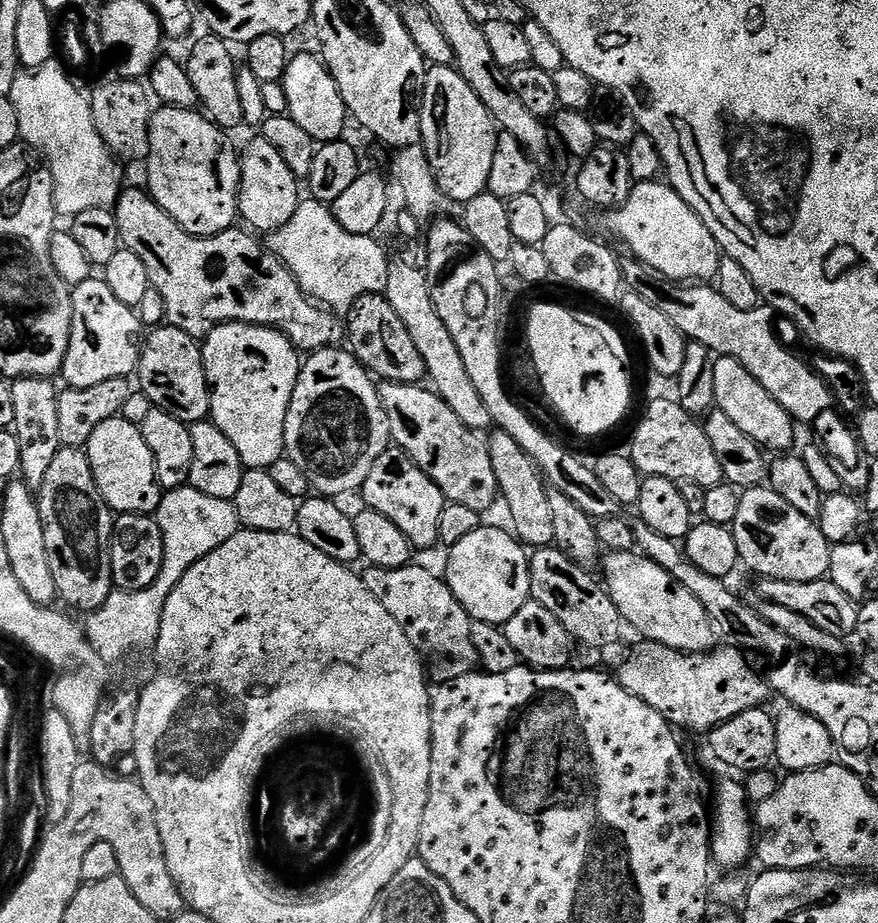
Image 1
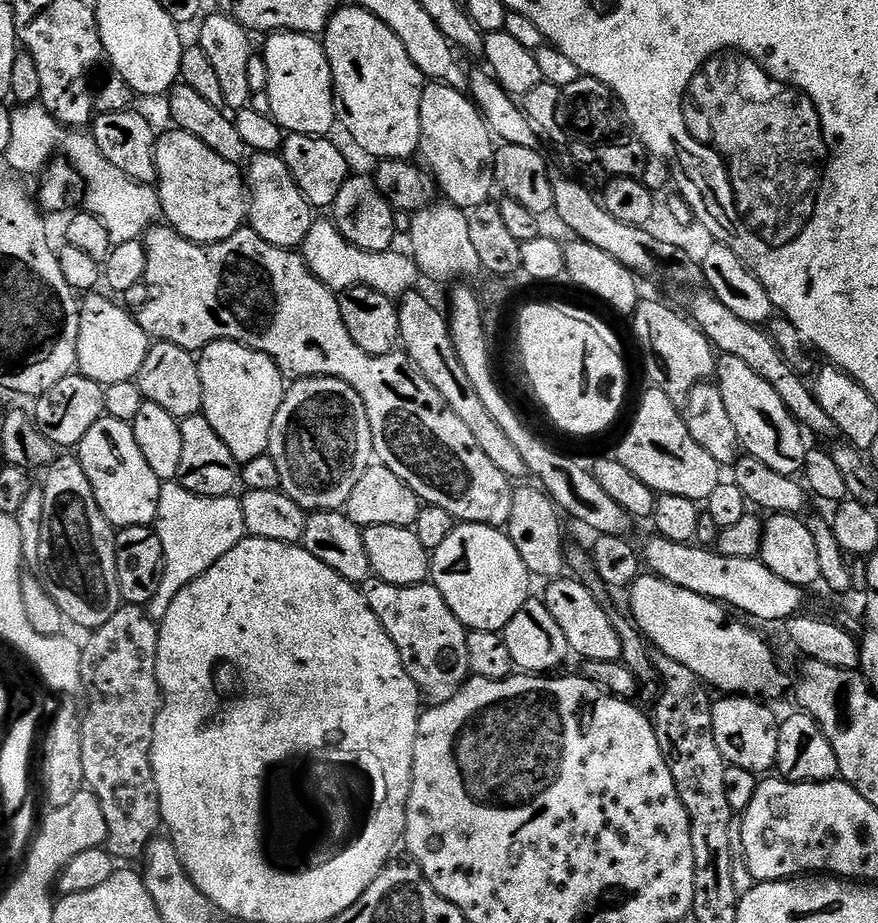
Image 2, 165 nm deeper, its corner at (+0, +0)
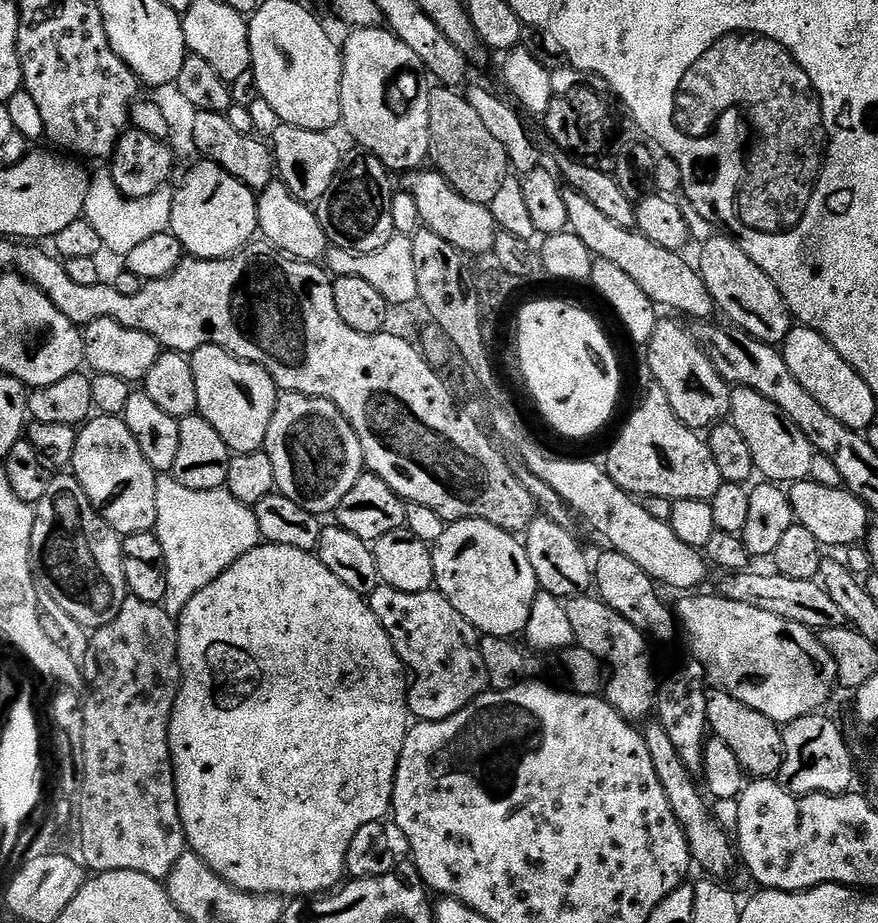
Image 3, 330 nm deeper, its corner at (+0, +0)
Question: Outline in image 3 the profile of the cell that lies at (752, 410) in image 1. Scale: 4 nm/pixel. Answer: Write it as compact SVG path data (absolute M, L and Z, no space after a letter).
M739 386L732 388L730 398L730 423L746 438L746 446L750 446L750 454L754 454L754 466L765 481L775 482L781 486L791 486L797 480L810 477L810 462L814 455L811 442L792 424L782 410L770 398L758 394L749 388Z

